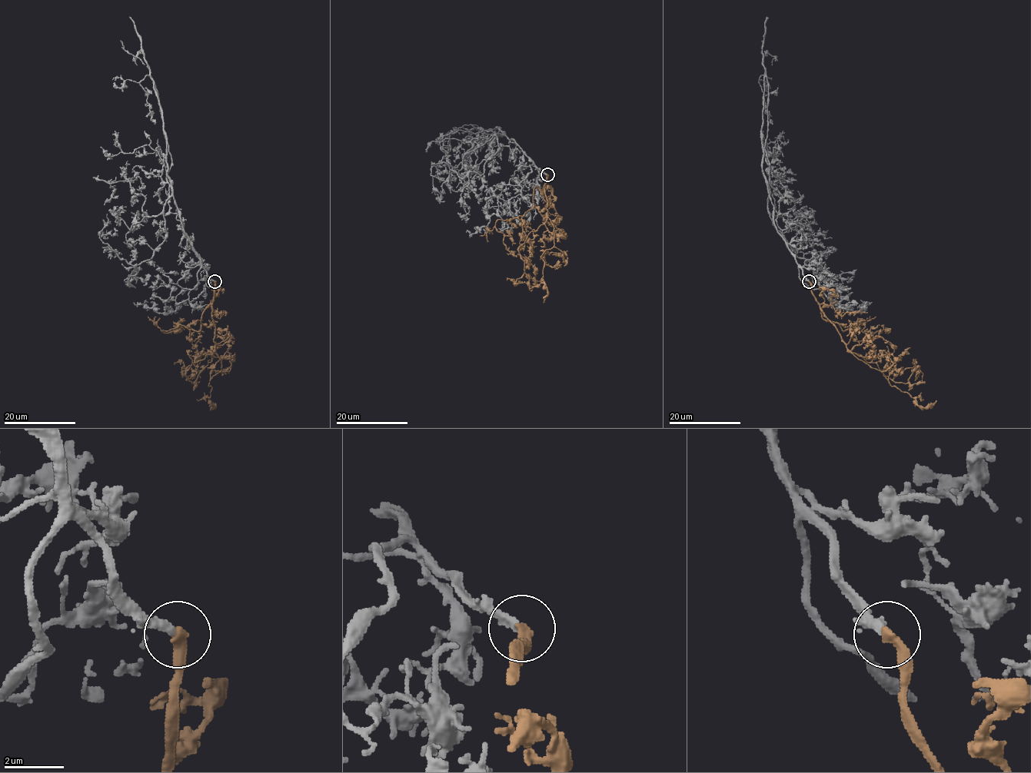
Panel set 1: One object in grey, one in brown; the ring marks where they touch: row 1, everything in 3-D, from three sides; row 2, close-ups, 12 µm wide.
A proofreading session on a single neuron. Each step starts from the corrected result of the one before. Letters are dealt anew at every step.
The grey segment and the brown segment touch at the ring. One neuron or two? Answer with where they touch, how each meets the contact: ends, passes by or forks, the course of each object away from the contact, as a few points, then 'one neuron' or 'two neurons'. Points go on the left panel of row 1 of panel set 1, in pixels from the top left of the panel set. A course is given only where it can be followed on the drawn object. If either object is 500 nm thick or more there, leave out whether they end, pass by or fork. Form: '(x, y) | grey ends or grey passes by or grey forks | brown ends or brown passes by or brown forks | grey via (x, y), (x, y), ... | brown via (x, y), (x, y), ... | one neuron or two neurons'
(214, 281) | grey ends | brown ends | grey via (214, 281), (182, 230), (171, 196), (164, 207), (165, 239), (149, 260), (128, 263), (99, 232), (108, 238) | brown via (215, 281), (211, 315), (221, 369), (208, 384), (208, 401), (215, 407), (211, 400) | one neuron

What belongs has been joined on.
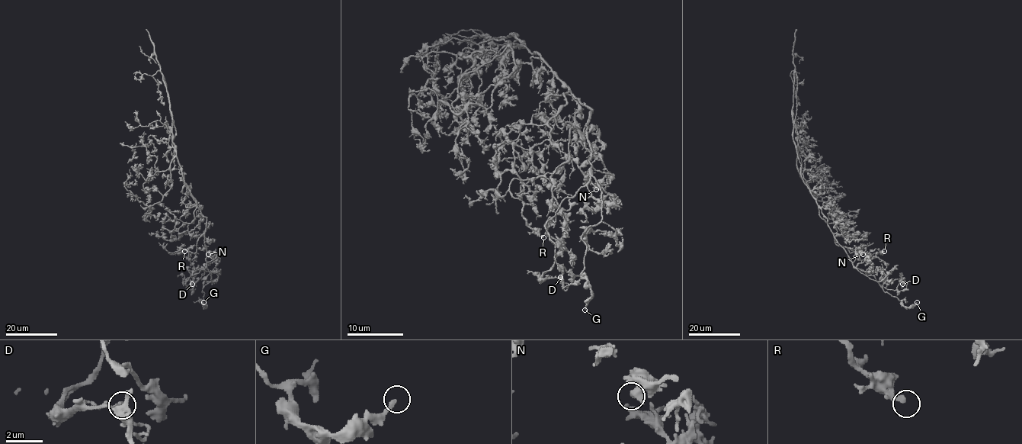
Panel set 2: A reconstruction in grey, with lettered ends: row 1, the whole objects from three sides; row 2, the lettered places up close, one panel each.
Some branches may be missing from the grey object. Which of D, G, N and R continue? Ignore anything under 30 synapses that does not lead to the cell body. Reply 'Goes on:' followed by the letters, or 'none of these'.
Goes on: none of these

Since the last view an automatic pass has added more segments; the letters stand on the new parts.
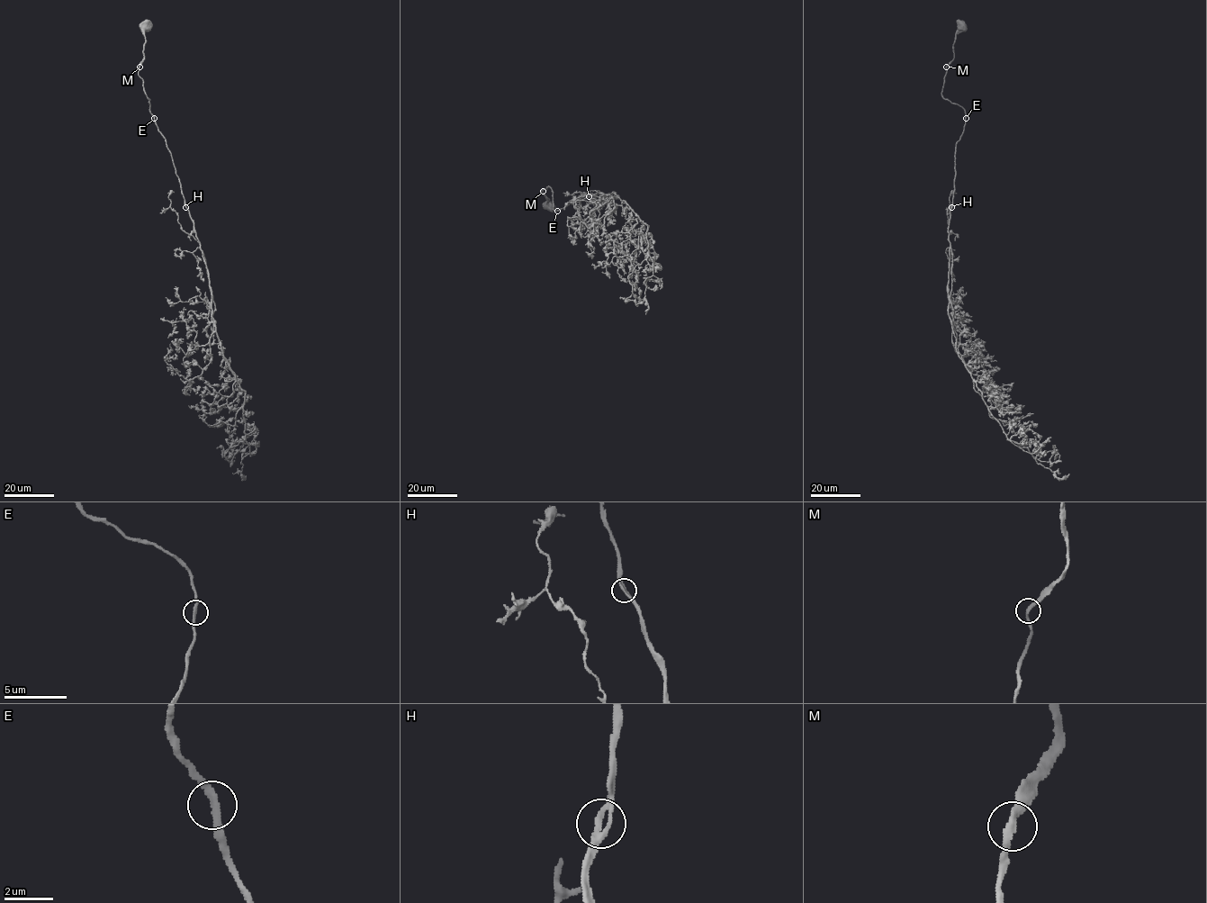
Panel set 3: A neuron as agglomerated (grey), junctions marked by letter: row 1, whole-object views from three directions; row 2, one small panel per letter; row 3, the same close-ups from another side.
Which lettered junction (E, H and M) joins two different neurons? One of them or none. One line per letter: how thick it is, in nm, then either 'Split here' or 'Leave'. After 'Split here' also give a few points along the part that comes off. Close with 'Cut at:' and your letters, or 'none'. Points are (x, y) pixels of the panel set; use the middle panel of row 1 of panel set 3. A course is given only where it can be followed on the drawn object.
E: Thickness 240 nm. Leave
H: Thickness 220 nm. Leave
M: Thickness 240 nm. Leave
Cut at: none

